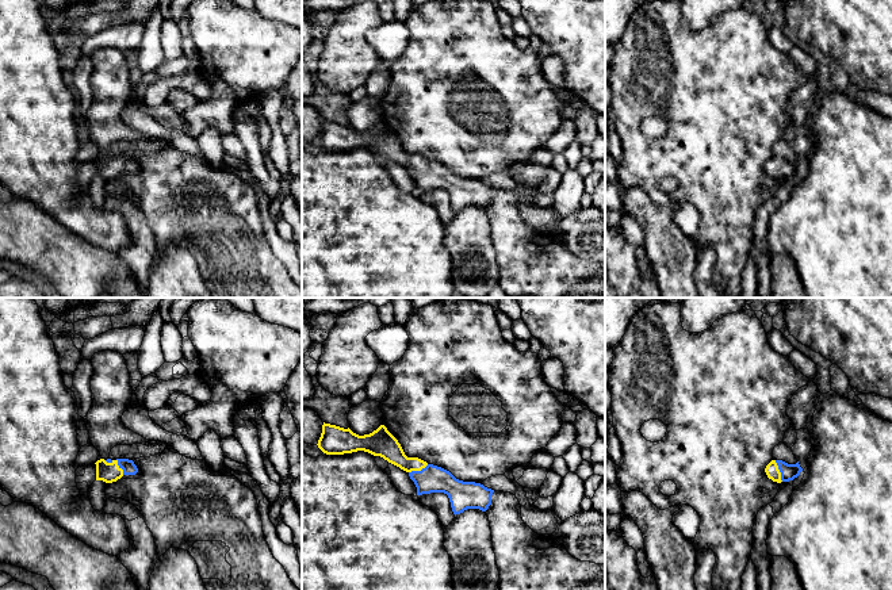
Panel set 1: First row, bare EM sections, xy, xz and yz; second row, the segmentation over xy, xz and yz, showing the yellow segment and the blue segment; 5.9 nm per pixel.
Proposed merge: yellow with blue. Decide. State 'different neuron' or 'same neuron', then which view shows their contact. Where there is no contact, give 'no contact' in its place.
same neuron | yz

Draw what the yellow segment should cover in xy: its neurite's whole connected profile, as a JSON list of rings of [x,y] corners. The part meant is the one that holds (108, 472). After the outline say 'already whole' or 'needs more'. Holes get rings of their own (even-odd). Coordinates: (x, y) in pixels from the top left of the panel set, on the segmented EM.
[[[100,459],[96,463],[96,480],[112,483],[120,479],[123,475],[135,475],[138,472],[137,466],[129,459]]]; needs more

